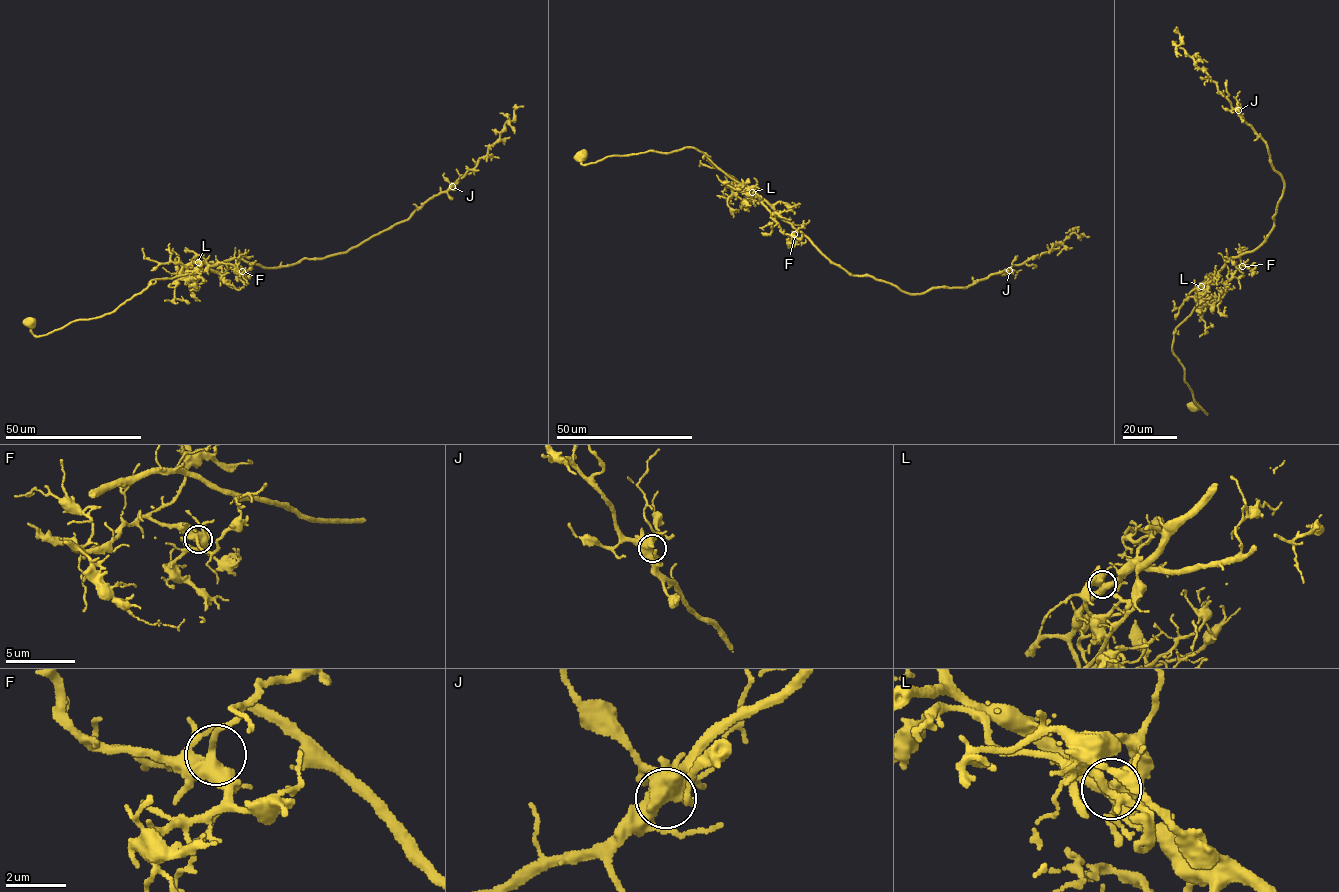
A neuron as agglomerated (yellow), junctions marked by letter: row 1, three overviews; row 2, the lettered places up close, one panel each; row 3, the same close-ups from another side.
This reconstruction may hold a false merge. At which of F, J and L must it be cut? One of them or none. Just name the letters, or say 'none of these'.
L

